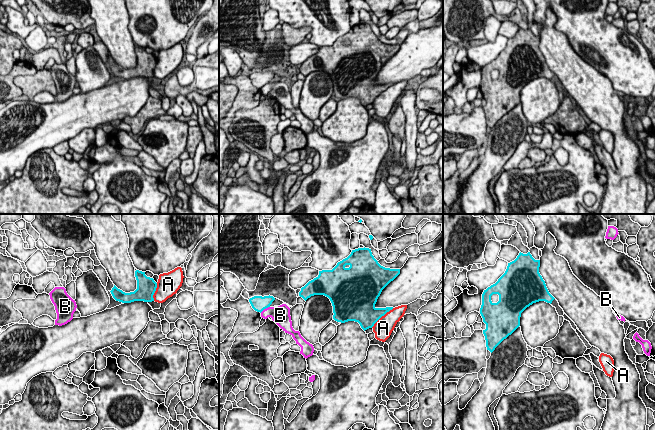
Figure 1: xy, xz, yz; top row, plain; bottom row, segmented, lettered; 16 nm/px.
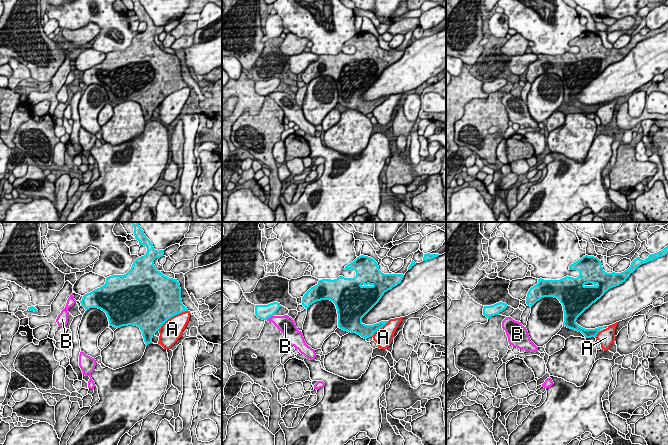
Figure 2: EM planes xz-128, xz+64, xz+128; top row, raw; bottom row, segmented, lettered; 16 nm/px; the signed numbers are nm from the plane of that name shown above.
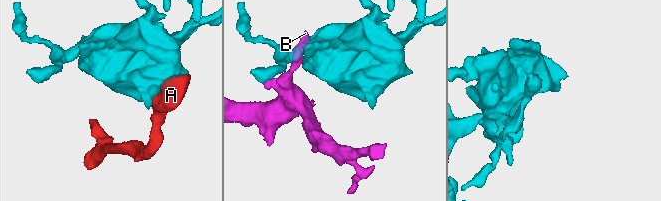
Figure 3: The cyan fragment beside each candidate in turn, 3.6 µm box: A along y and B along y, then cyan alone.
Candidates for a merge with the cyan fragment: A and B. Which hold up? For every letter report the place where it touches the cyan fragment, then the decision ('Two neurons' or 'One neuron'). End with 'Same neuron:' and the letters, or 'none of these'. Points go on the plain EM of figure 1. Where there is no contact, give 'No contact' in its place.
A: Touches cyan at xz (382, 91). Two neurons
B: Touches cyan at xz (264, 84). Two neurons
Same neuron: none of these

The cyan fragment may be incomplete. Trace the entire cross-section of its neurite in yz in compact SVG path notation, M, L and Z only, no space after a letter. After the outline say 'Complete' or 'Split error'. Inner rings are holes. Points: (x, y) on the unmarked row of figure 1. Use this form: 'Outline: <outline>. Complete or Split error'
Outline: M530 28L519 29L517 34L508 39L505 49L498 57L484 66L480 90L486 105L483 110L486 123L491 129L509 111L520 102L521 89L533 79L545 77L552 79L555 75L548 67L545 57L539 49L540 36L535 36Z. Complete

